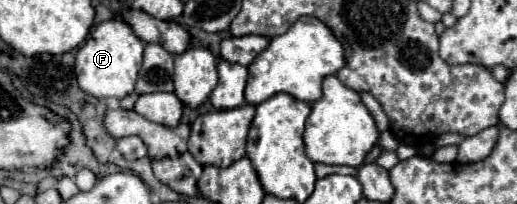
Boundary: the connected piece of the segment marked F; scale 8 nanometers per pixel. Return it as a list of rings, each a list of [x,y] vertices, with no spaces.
[[[116,17],[104,21],[90,33],[86,43],[76,53],[74,71],[78,77],[78,85],[86,93],[98,99],[108,99],[108,97],[122,99],[134,93],[138,71],[142,67],[142,53],[144,53],[144,43],[134,35],[132,27],[124,19]]]

